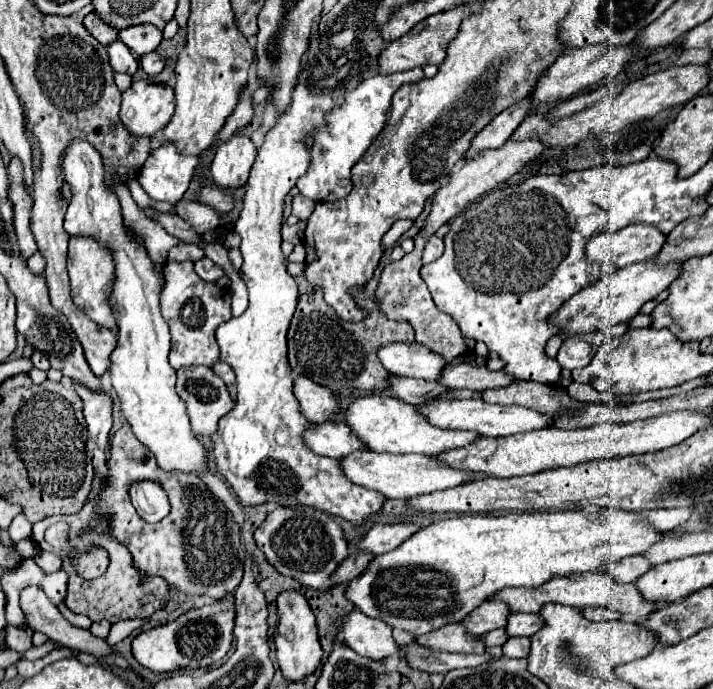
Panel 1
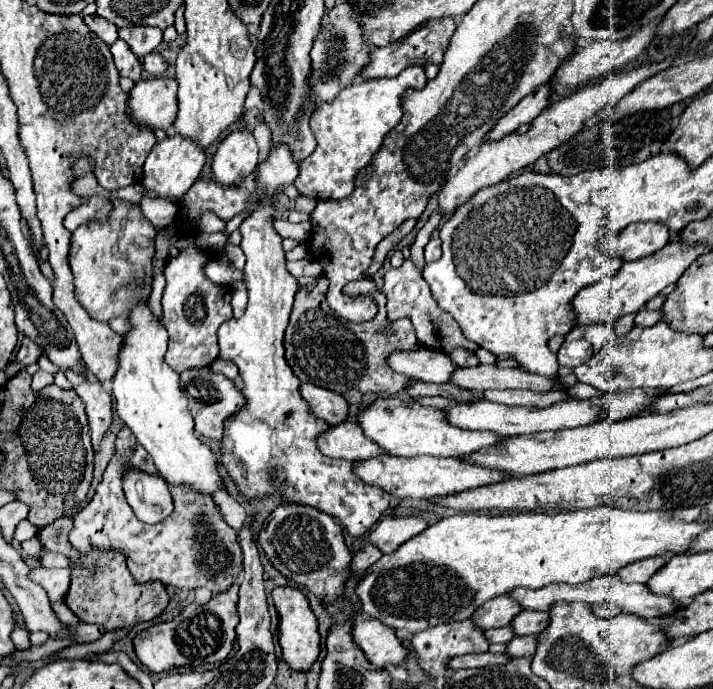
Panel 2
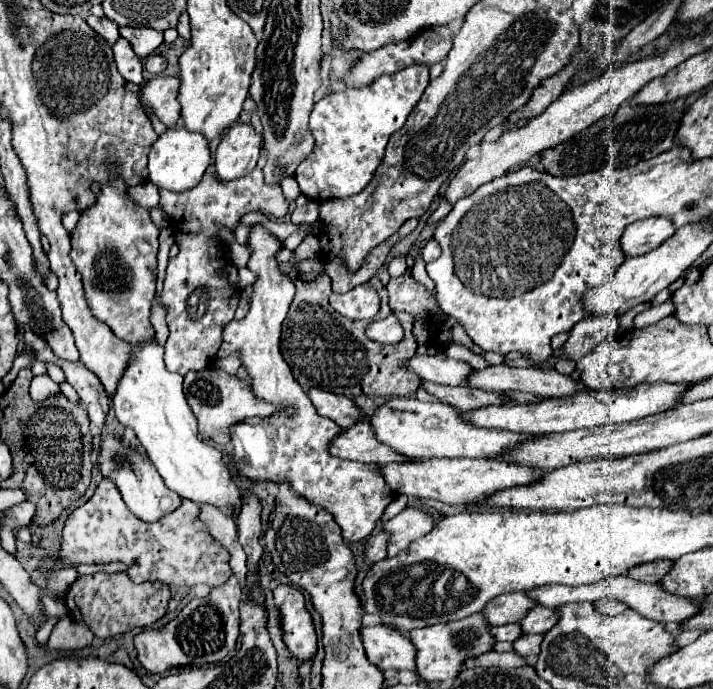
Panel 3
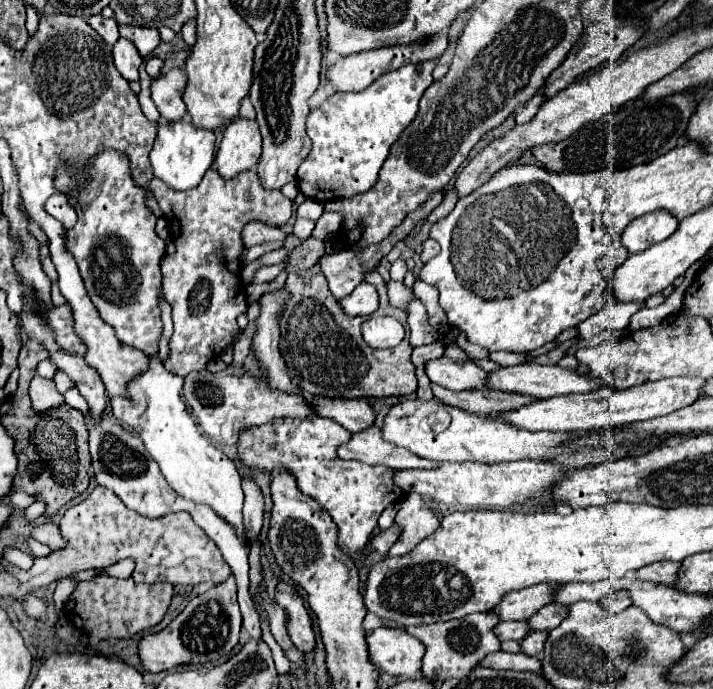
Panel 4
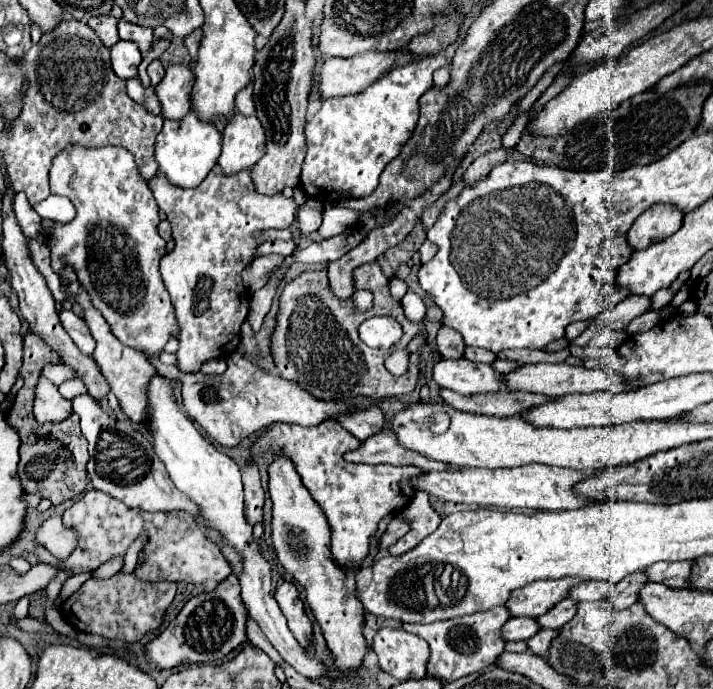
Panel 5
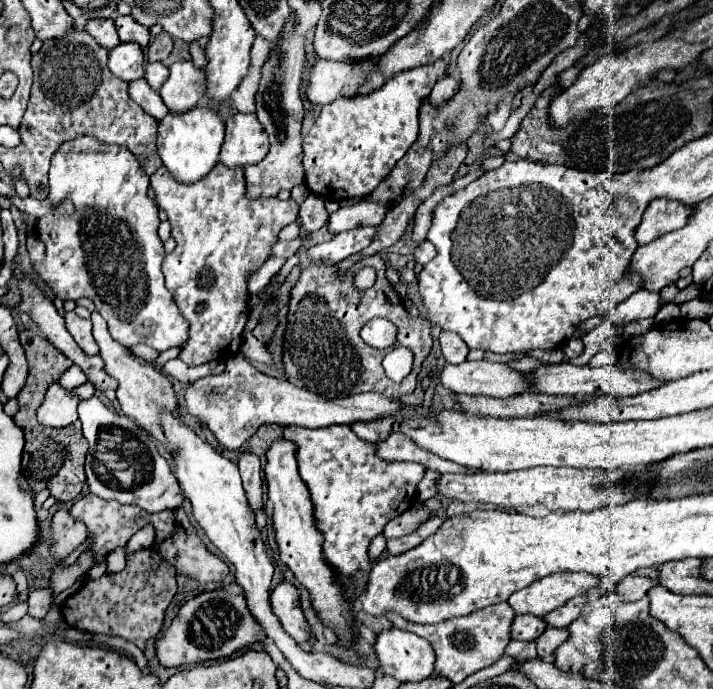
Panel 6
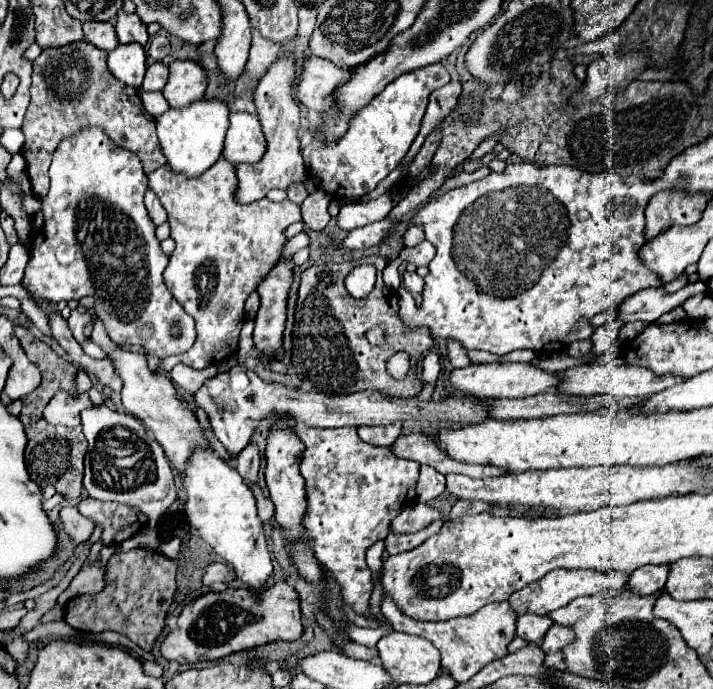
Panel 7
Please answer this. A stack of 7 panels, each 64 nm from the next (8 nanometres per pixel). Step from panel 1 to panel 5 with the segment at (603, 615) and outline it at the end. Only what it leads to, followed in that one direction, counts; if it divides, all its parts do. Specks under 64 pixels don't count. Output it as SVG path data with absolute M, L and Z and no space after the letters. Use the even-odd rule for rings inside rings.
M636 572L634 576L626 576L622 582L618 582L612 592L608 594L608 600L612 604L614 610L624 610L630 604L636 602L638 590L642 588L642 584L646 582L646 576L642 572Z

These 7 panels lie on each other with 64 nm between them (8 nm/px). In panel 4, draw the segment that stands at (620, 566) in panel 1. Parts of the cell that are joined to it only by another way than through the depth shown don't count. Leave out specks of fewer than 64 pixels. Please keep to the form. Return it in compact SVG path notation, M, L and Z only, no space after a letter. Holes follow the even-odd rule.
M662 560L662 562L648 564L648 566L640 568L640 570L636 570L636 576L640 580L648 580L648 582L654 582L654 584L670 586L676 580L678 568L680 568L680 564L672 564L668 560Z

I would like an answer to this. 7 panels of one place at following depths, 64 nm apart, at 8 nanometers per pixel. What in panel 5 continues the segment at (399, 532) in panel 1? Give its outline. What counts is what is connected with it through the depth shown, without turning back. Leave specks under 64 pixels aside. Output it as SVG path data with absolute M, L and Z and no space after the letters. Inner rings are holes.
M414 492L412 502L408 504L408 508L402 510L404 520L408 520L410 530L408 534L404 534L388 552L392 556L400 556L412 548L416 548L428 534L432 534L438 526L440 526L440 516L432 510L430 502L428 502L428 494L424 492Z

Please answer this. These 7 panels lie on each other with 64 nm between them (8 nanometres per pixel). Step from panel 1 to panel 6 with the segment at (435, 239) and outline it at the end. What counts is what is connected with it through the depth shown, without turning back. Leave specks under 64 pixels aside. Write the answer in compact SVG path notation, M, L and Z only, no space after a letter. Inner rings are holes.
M424 240L424 242L414 250L414 258L416 258L416 262L420 262L420 264L428 264L434 256L436 256L436 248L434 248L434 244L428 242L428 240Z

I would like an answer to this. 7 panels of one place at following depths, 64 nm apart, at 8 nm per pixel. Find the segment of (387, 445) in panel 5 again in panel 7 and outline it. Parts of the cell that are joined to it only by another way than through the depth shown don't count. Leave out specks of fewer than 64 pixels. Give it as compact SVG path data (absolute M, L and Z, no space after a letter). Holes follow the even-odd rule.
M408 434L398 436L398 440L390 446L394 456L414 460L418 464L426 464L436 468L442 474L466 474L472 478L488 478L488 476L500 476L500 468L492 466L480 466L480 464L462 464L452 460L448 454L440 452L428 438L422 434Z

